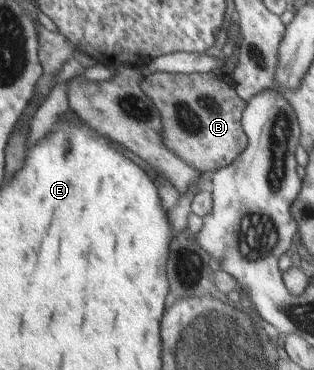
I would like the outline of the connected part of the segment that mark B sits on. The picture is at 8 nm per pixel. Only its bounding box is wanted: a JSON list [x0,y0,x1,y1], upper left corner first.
[139,72,247,173]

